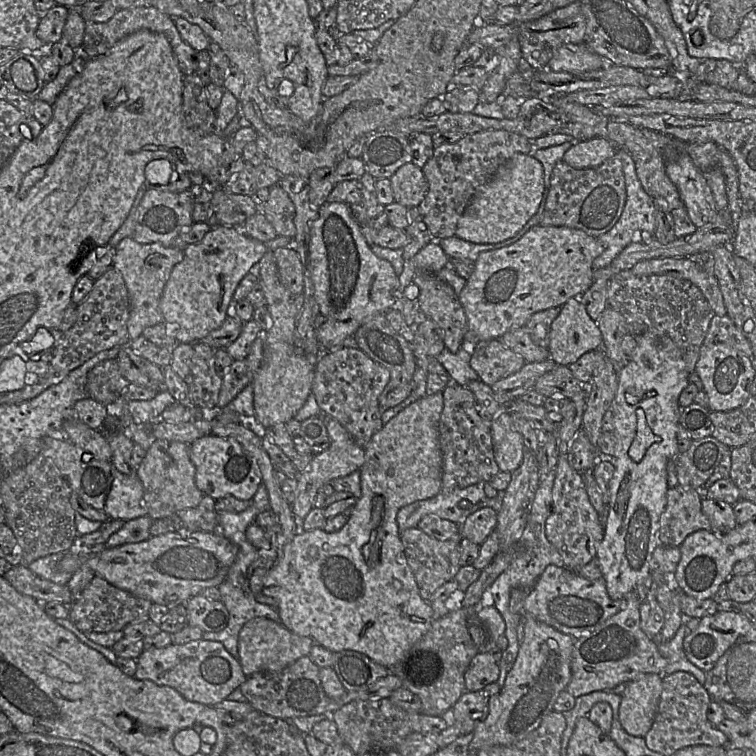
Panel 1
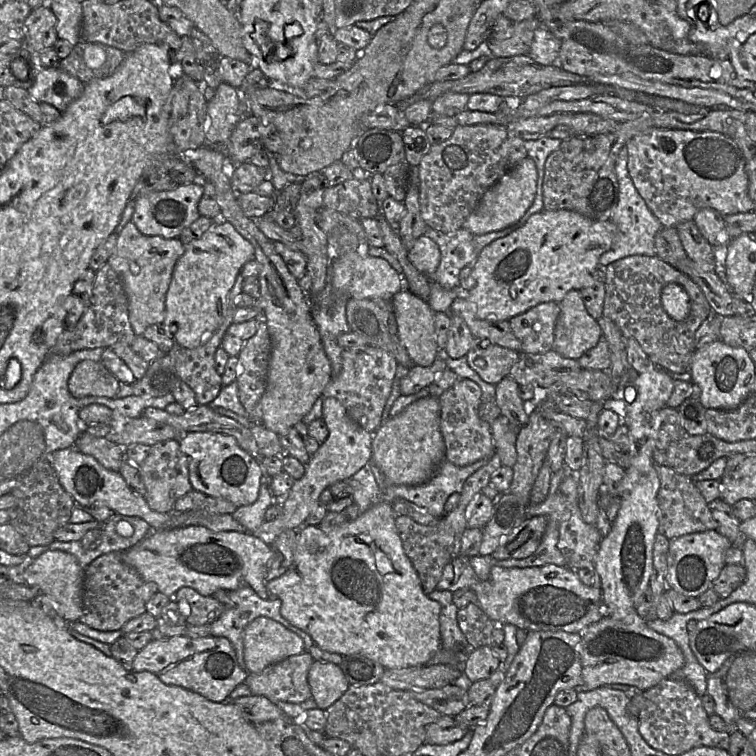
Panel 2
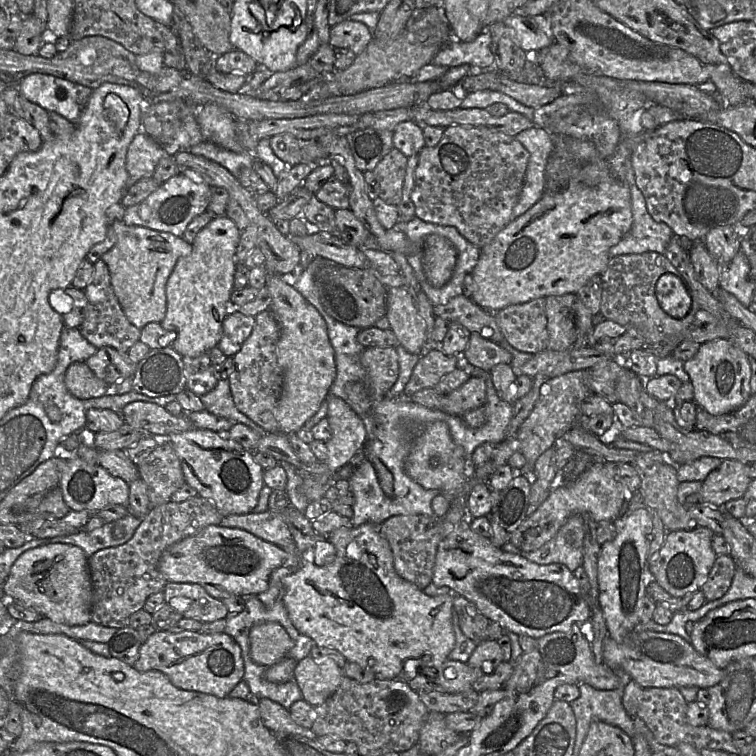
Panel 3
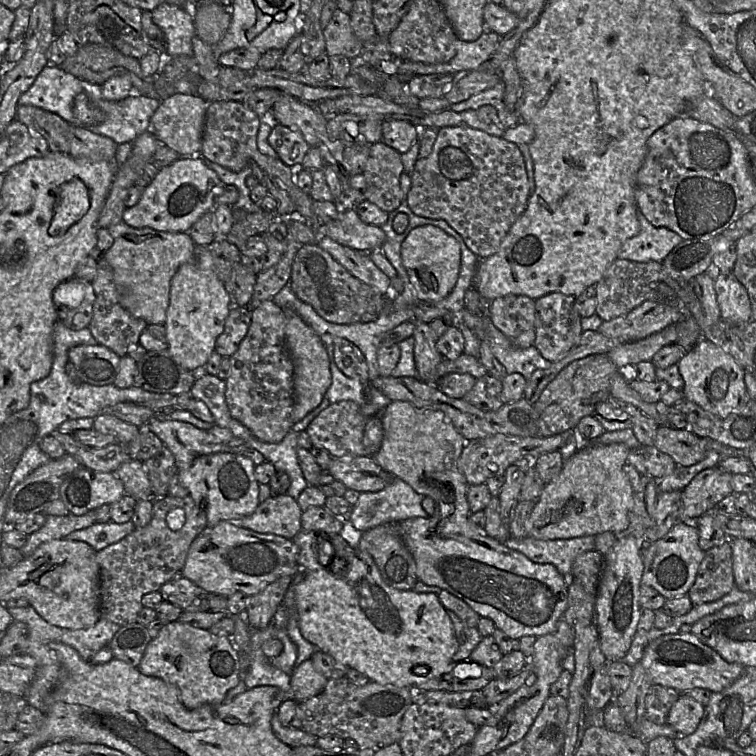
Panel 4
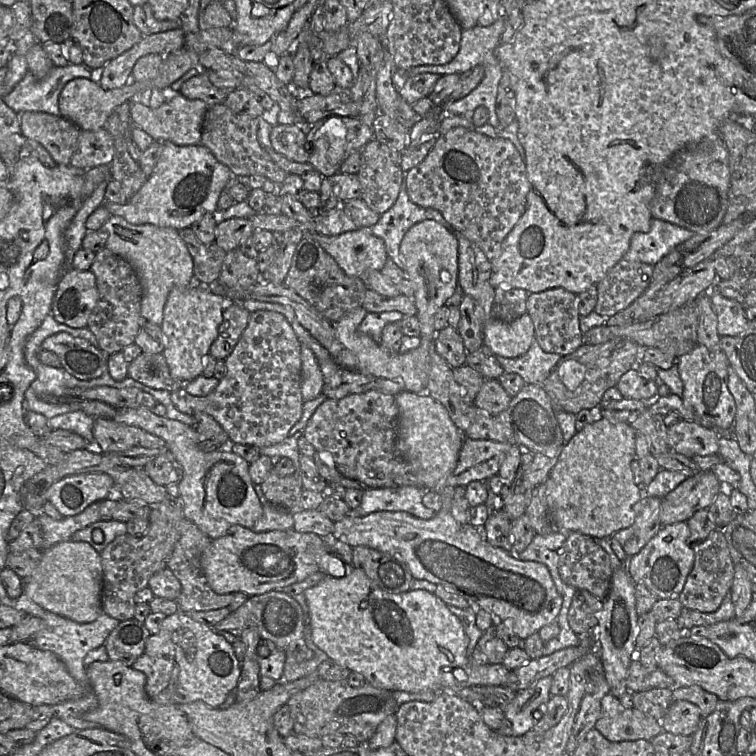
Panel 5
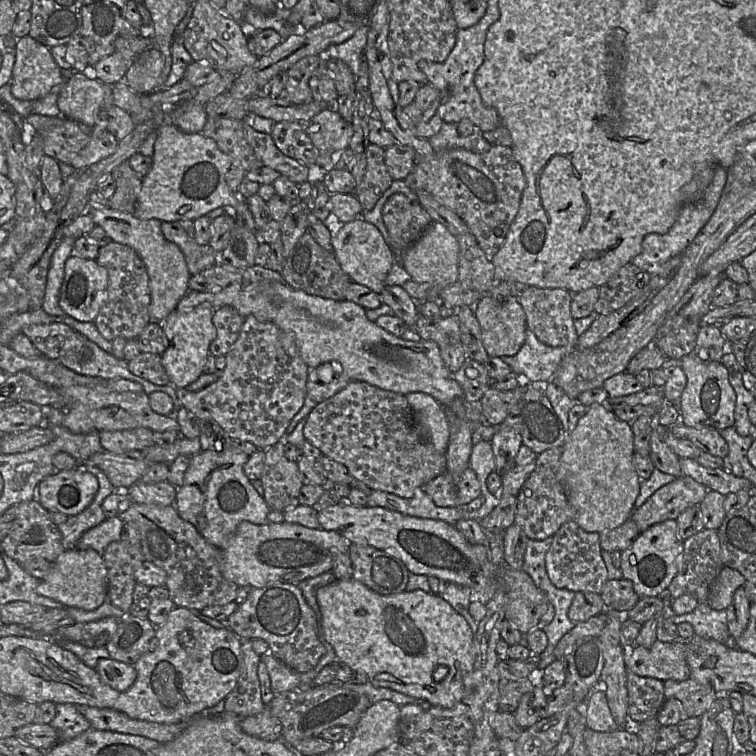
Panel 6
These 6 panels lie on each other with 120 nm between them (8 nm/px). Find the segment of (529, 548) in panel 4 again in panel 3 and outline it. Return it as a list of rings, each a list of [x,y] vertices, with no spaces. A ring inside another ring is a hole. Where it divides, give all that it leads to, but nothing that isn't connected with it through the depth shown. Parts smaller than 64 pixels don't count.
[[[575,514],[566,521],[551,540],[535,551],[520,550],[510,541],[505,543],[501,549],[521,555],[539,565],[563,564],[574,572],[583,564],[584,536],[584,517],[582,514]]]

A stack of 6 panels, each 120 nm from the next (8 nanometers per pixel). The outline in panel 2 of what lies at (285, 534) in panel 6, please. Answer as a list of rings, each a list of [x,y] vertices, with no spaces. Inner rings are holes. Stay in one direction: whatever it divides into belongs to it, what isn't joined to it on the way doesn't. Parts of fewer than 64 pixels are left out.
[[[188,526],[150,533],[139,543],[122,553],[123,561],[134,568],[147,582],[155,583],[158,591],[168,597],[183,587],[196,590],[202,596],[212,596],[218,590],[233,591],[249,586],[263,600],[269,600],[266,575],[274,557],[272,547],[250,533],[235,531],[213,532],[202,526]]]

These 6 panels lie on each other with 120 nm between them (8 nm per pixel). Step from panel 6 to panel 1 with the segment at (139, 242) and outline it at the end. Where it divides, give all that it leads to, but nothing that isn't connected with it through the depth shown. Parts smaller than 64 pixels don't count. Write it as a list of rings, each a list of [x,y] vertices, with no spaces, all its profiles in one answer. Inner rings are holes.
[[[133,237],[122,239],[116,247],[113,266],[121,273],[130,299],[130,316],[127,327],[130,340],[142,335],[146,327],[163,322],[160,299],[173,267],[183,259],[183,250],[165,247],[159,242],[142,244]]]

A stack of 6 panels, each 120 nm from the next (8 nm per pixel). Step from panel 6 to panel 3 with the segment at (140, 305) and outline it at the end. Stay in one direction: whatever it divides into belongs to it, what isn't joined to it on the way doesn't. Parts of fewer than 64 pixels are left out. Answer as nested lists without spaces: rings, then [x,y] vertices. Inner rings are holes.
[[[99,259],[93,266],[93,277],[83,290],[88,300],[88,307],[84,320],[79,326],[80,333],[89,343],[98,349],[112,347],[119,352],[127,353],[139,340],[141,330],[131,324],[125,316],[113,291],[107,264]]]

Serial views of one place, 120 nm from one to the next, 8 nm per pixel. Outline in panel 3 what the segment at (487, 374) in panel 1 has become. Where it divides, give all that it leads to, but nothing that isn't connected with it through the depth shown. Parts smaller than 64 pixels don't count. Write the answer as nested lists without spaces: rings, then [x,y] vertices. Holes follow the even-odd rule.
[[[472,332],[469,342],[462,353],[463,357],[474,367],[489,372],[497,364],[510,365],[512,355],[499,344],[484,339],[477,332]]]

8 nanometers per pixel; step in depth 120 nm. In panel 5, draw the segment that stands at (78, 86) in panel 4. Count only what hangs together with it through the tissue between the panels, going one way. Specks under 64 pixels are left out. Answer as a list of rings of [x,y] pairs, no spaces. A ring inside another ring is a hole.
[[[67,64],[59,67],[53,66],[43,78],[36,78],[27,72],[25,77],[14,87],[14,89],[4,95],[2,100],[13,111],[17,112],[44,112],[54,116],[60,116],[58,100],[64,86],[76,78],[90,79],[92,70],[84,64]]]

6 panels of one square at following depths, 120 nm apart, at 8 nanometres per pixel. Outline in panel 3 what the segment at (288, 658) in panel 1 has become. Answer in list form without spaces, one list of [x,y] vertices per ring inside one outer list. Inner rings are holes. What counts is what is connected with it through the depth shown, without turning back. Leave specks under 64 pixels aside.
[[[263,622],[249,631],[251,659],[266,667],[286,657],[294,643],[285,629],[277,622]]]

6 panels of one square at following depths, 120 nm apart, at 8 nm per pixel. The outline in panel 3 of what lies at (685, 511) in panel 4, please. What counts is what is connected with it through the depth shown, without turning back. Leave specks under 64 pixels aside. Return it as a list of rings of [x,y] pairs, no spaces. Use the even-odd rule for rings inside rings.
[[[722,460],[702,481],[699,504],[723,509],[723,505],[743,497],[751,478],[746,464],[737,460]]]

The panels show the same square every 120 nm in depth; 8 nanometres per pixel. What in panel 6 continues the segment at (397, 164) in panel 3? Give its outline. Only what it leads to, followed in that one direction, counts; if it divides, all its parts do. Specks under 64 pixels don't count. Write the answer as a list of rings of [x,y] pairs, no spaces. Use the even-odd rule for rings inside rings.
[[[370,143],[366,153],[365,174],[354,192],[364,211],[375,207],[392,182],[393,179],[385,165],[385,148]]]

